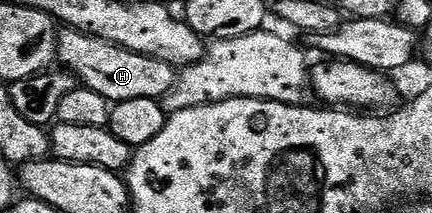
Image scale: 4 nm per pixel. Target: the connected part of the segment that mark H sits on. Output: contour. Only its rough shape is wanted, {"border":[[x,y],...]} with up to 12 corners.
{"border":[[74,28],[56,61],[110,103],[155,98],[178,78],[163,59]]}

